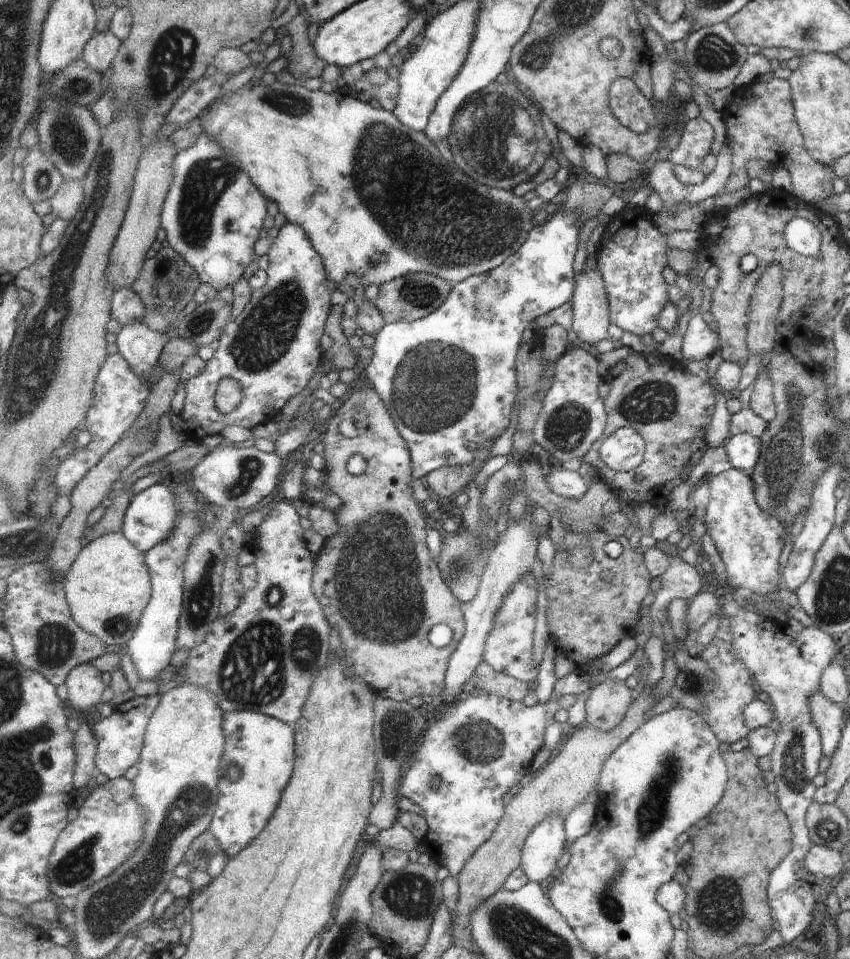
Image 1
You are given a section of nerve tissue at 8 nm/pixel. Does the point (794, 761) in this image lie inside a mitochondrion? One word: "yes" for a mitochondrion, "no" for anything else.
yes

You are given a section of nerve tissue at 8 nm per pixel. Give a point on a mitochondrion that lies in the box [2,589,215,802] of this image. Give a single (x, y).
(56, 643)

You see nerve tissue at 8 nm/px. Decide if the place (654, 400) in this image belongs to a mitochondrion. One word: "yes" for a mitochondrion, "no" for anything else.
yes

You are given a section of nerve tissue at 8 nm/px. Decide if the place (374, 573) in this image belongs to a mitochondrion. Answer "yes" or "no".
yes

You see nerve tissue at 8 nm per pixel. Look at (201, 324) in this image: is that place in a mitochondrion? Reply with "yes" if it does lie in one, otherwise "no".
yes

